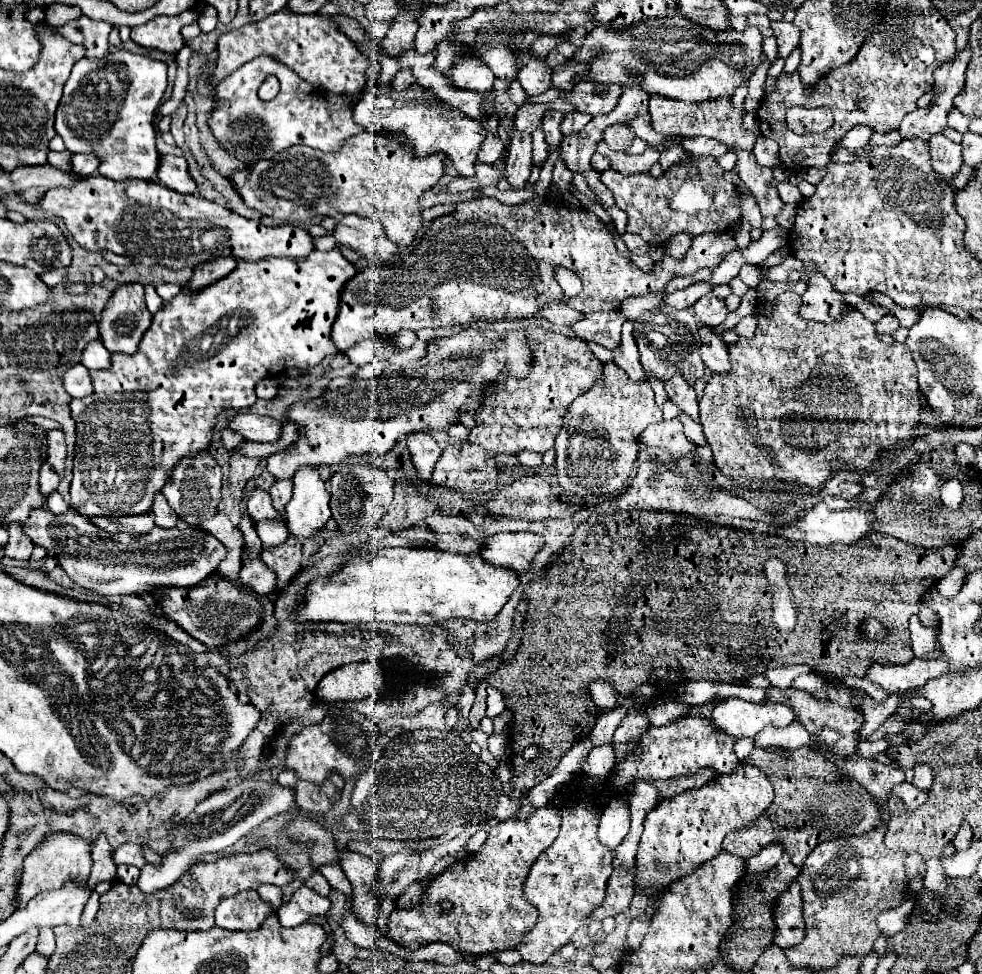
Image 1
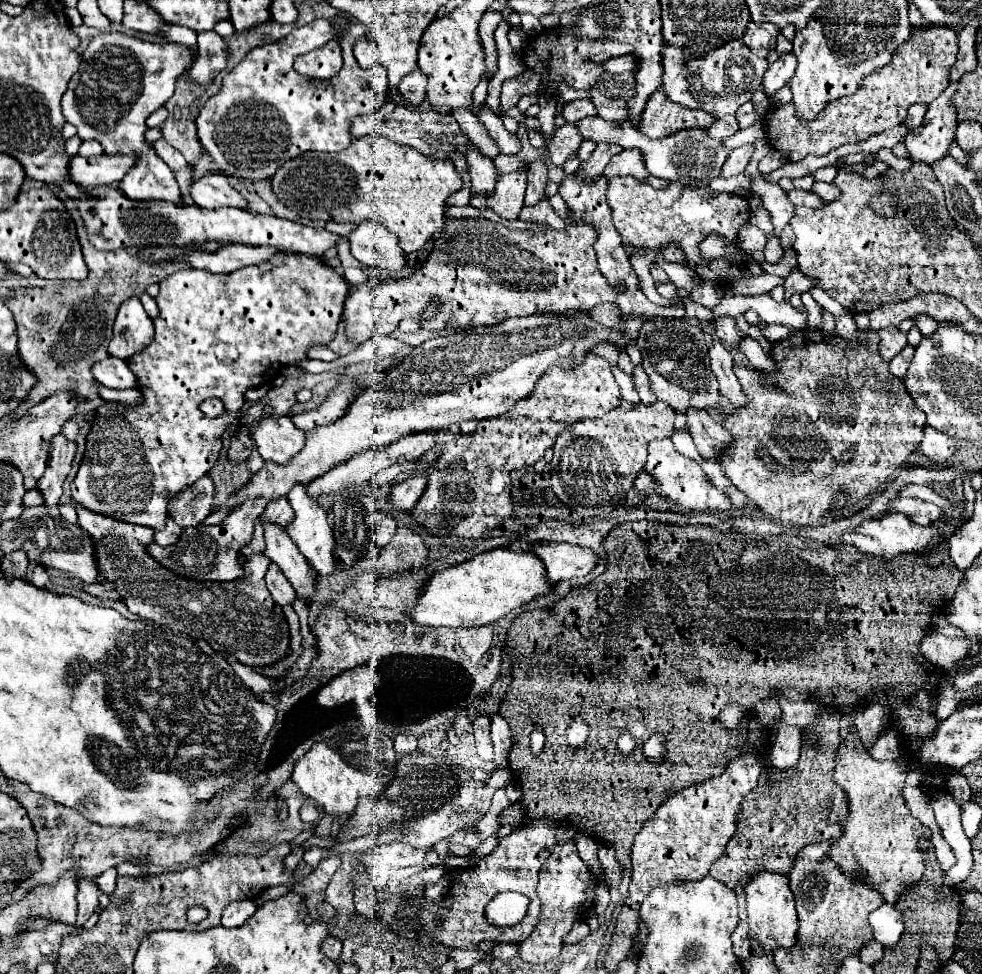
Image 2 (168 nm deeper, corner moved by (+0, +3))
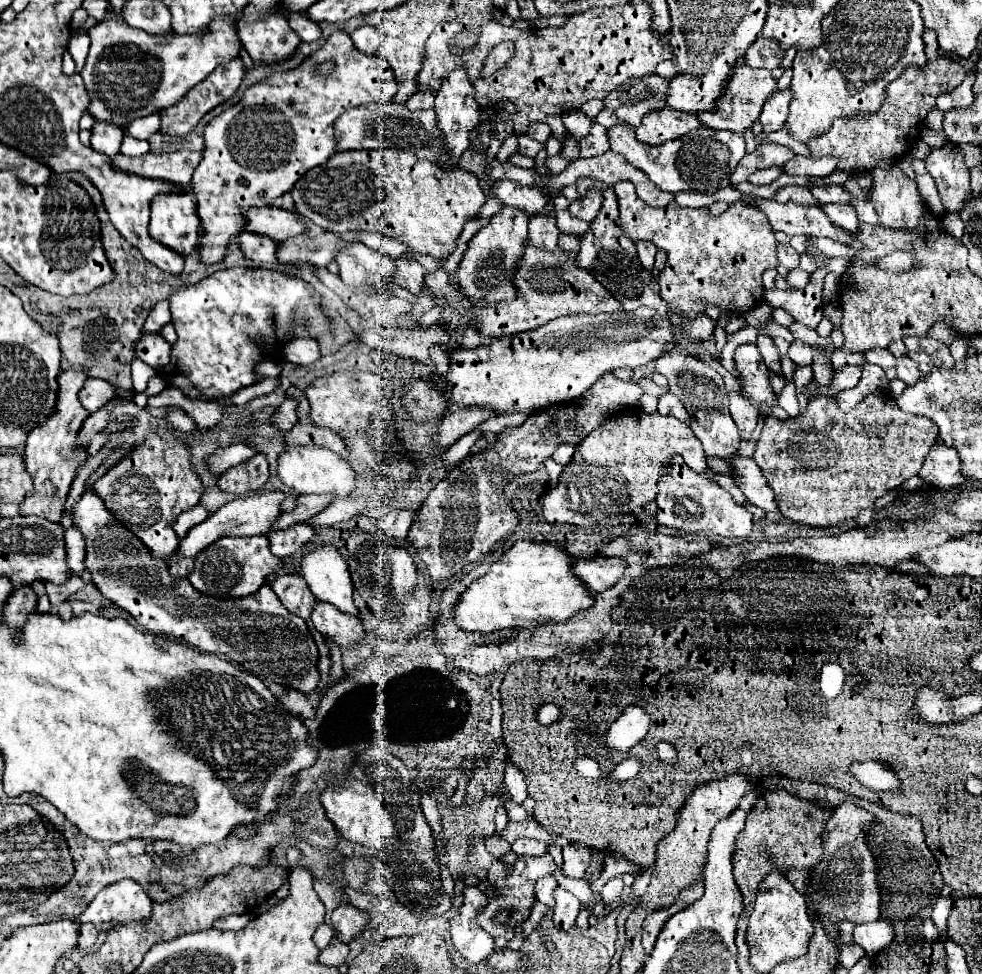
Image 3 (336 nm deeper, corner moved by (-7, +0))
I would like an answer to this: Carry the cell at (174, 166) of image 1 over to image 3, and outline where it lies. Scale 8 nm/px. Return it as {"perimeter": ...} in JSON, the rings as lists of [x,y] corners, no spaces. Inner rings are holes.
{"perimeter":[[[252,206],[244,212],[246,230],[258,232],[264,236],[270,236],[272,240],[288,240],[304,232],[304,224],[288,210],[284,208],[272,208],[272,206]]]}

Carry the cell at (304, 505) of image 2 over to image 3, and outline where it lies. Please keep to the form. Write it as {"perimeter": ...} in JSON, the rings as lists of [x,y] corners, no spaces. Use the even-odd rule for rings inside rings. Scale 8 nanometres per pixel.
{"perimeter":[[[332,544],[314,546],[302,556],[302,576],[316,598],[342,608],[350,616],[358,616],[352,600],[352,580],[344,556]]]}

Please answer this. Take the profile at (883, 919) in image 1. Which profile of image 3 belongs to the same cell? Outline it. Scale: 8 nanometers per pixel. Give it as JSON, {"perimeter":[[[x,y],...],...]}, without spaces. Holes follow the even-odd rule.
{"perimeter":[[[888,920],[858,924],[854,928],[854,942],[866,952],[880,952],[894,942],[894,924]]]}

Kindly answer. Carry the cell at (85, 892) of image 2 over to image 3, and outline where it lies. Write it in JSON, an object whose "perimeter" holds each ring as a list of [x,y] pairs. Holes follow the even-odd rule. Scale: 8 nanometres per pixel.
{"perimeter":[[[84,924],[84,926],[80,928],[80,940],[78,940],[78,946],[84,950],[84,948],[92,946],[92,944],[96,942],[96,938],[98,938],[96,926],[94,926],[94,924]]]}

